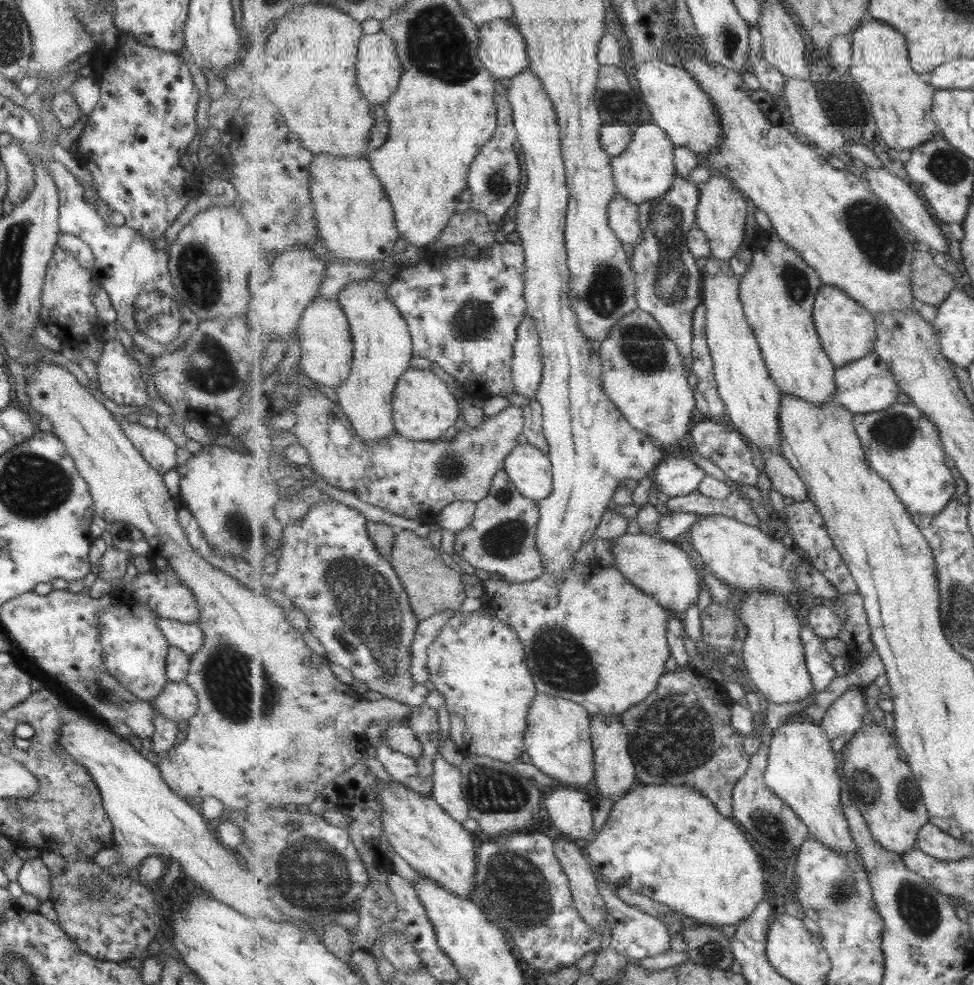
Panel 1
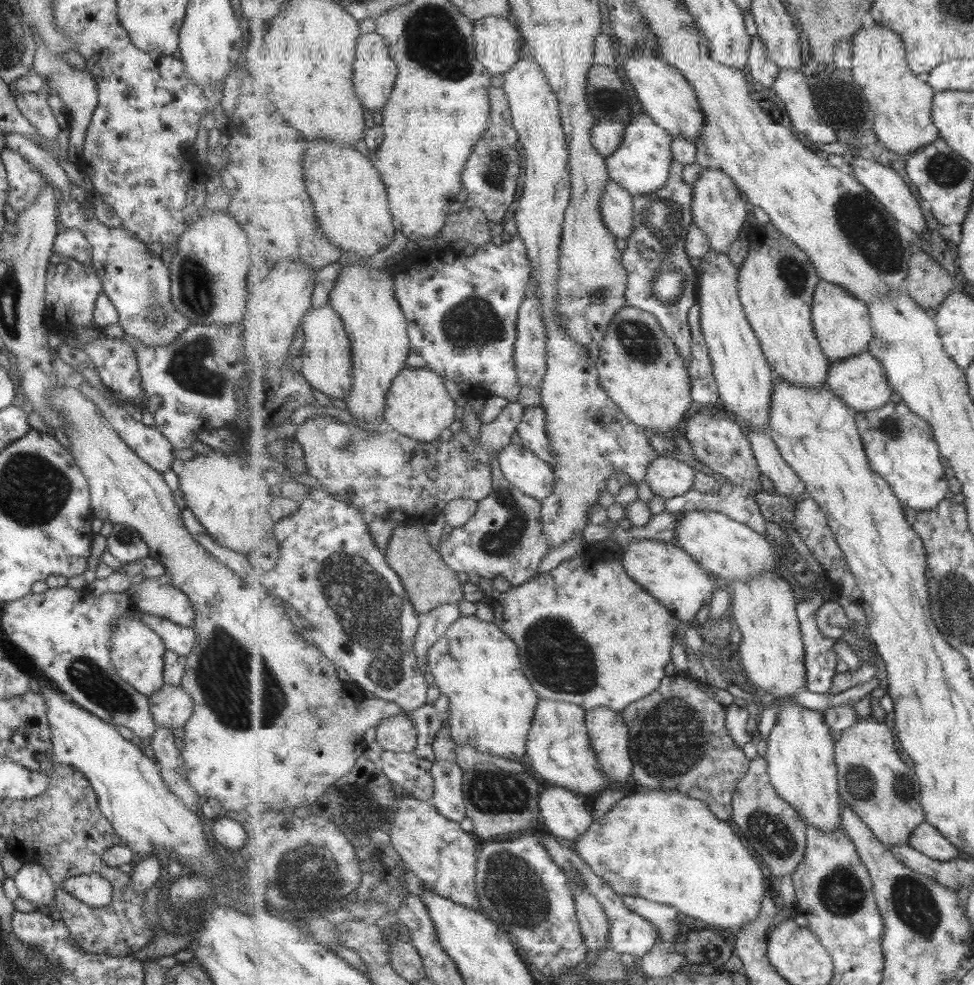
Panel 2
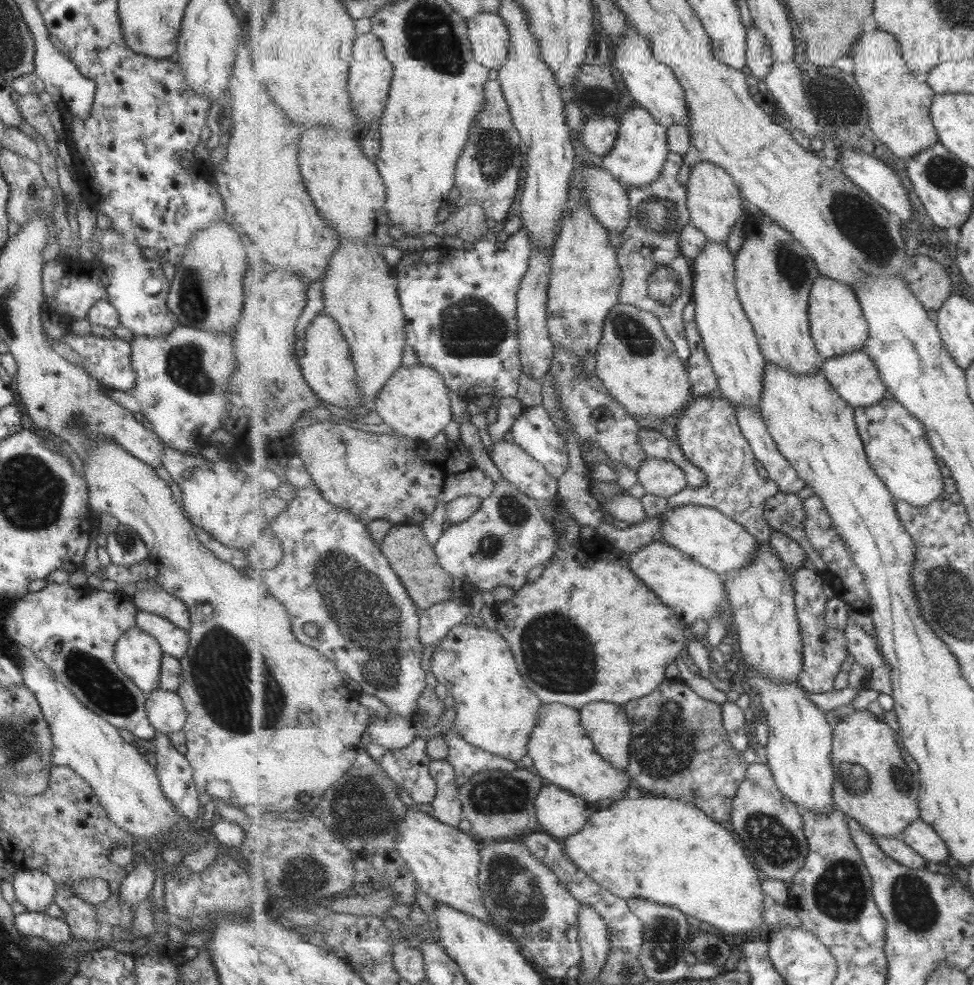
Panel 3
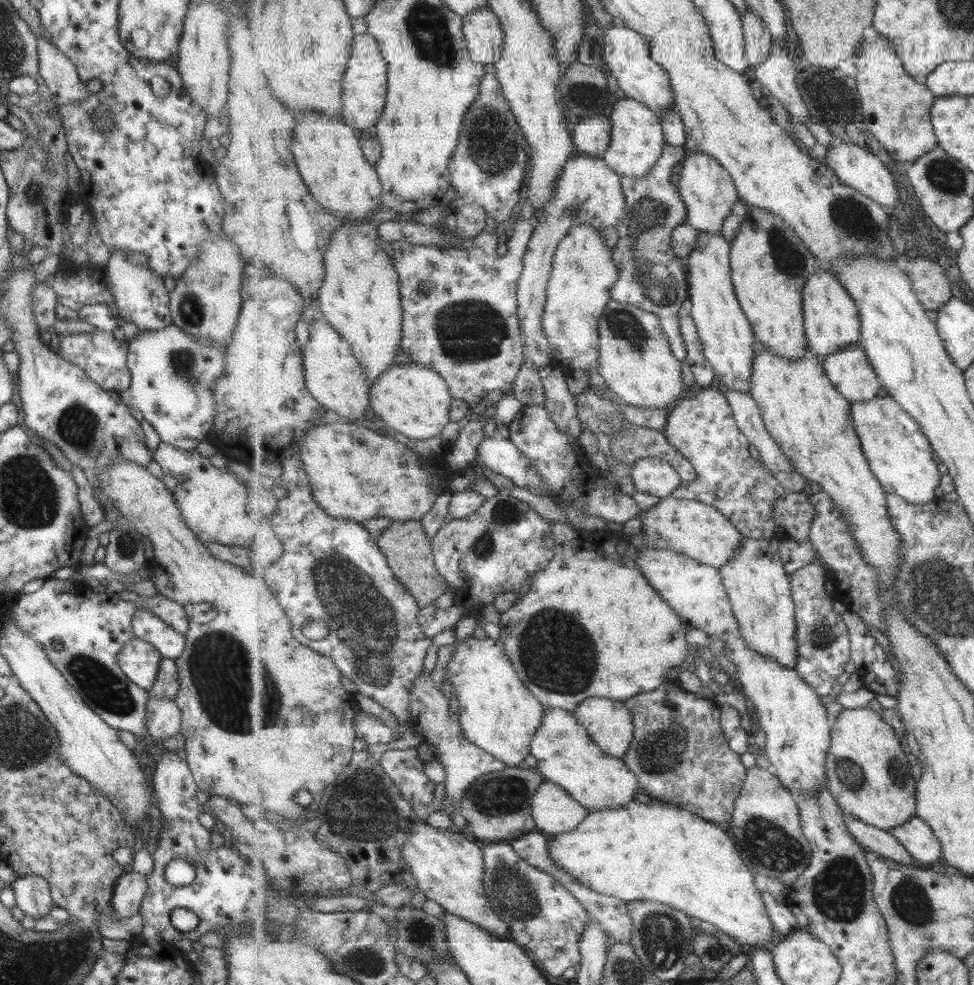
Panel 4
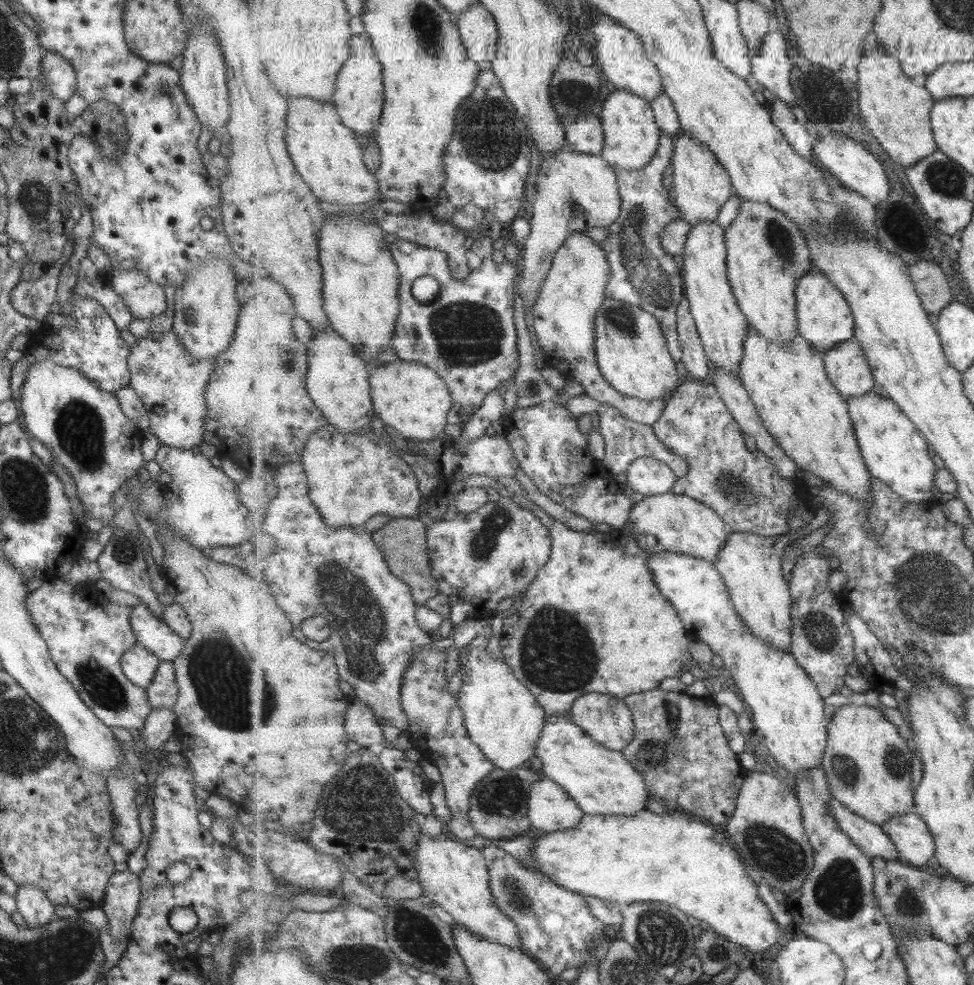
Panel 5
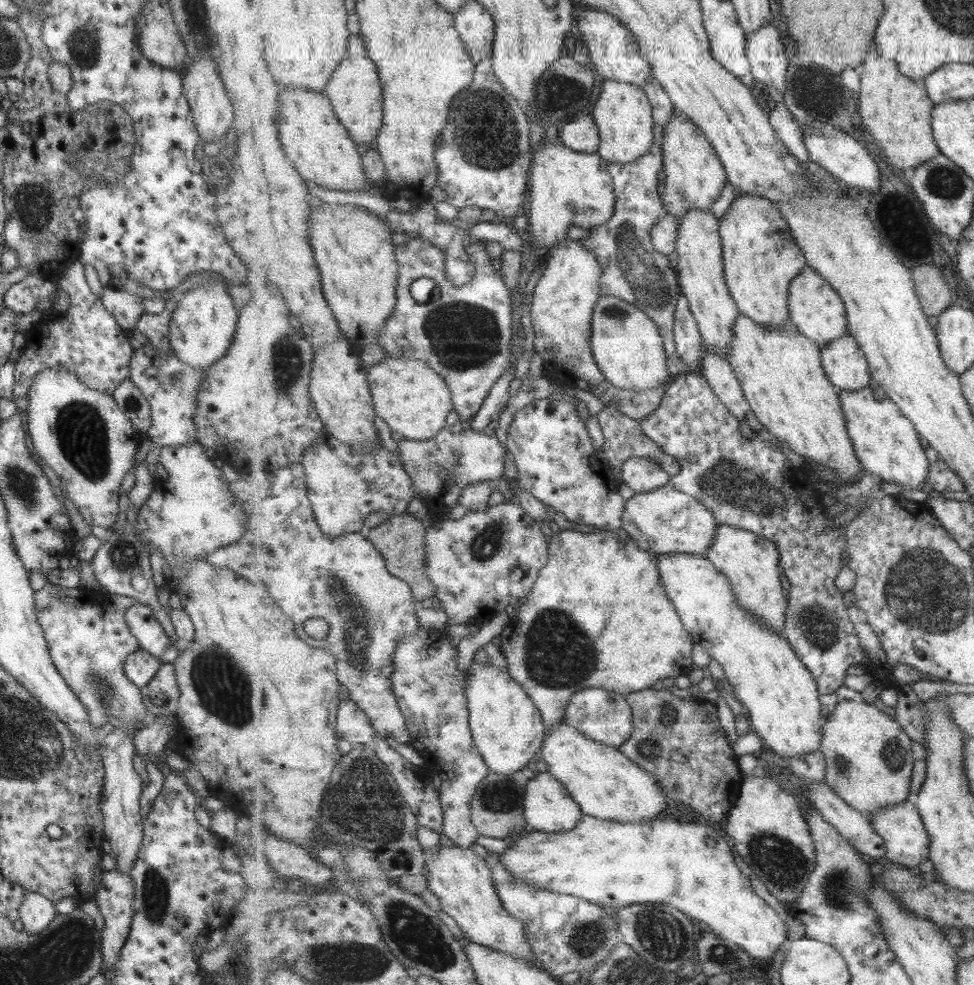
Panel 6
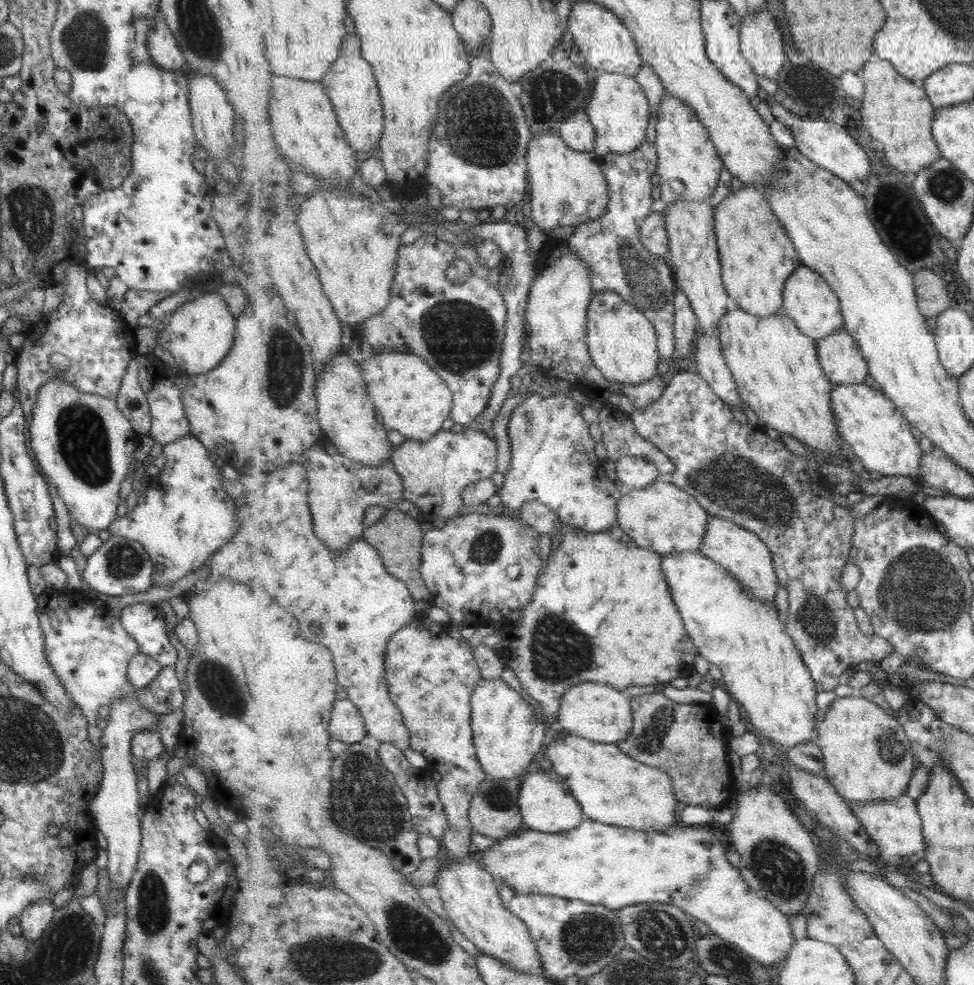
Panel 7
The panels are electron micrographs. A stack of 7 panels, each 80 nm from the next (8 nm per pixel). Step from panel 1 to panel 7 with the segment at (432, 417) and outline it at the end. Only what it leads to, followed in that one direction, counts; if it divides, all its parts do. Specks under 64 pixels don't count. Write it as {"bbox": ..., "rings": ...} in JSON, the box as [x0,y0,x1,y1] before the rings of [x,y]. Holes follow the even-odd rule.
{"bbox":[360,350,454,440],"rings":[[[401,350],[377,353],[360,362],[370,397],[382,416],[387,429],[393,429],[408,439],[429,440],[443,428],[454,408],[454,391],[426,359]]]}

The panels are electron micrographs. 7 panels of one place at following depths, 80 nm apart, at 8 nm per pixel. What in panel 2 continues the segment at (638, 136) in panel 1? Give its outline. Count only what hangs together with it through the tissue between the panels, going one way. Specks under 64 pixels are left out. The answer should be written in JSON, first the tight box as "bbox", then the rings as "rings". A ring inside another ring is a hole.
{"bbox":[607,112,674,196],"rings":[[[647,112],[638,113],[626,125],[624,139],[619,148],[607,157],[609,176],[625,187],[633,196],[639,196],[662,189],[669,180],[671,164],[674,161],[672,142],[674,136],[659,126]]]}

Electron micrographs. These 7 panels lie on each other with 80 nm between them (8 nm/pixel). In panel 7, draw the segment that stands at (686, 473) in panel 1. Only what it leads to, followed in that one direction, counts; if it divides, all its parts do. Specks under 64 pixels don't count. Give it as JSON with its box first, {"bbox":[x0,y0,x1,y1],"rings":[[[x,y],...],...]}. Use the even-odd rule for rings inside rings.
{"bbox":[615,455,667,490],"rings":[[[633,455],[619,457],[615,462],[618,481],[628,490],[648,487],[661,478],[667,478],[655,463]]]}

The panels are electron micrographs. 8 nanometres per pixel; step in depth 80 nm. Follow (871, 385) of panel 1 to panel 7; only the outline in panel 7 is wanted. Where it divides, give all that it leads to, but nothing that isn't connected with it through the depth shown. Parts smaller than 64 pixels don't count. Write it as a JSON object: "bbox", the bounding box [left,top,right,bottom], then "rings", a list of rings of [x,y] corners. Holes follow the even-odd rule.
{"bbox":[817,328,870,384],"rings":[[[845,328],[829,337],[817,339],[818,357],[823,370],[835,384],[861,384],[870,374],[859,343]]]}

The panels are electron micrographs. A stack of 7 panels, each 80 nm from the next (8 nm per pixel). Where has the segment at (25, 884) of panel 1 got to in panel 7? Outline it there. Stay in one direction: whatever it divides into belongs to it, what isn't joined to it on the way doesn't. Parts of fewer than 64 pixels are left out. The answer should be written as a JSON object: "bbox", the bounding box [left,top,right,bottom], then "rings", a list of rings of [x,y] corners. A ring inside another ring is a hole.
{"bbox":[19,900,54,941],"rings":[[[38,900],[30,904],[19,914],[21,936],[27,938],[28,941],[36,941],[42,935],[42,932],[48,927],[54,906],[51,900]]]}

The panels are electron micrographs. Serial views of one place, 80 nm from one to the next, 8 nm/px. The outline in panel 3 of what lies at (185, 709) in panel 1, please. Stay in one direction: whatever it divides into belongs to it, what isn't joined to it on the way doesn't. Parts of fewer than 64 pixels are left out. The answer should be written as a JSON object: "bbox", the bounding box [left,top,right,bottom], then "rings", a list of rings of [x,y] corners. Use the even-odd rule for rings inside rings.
{"bbox":[144,690,186,735],"rings":[[[150,690],[144,705],[147,720],[155,733],[166,735],[182,730],[186,712],[176,692]]]}

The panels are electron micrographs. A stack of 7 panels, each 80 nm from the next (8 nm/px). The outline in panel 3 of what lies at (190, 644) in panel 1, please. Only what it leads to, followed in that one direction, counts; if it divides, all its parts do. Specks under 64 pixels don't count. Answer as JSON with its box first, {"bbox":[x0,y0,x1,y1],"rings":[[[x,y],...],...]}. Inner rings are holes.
{"bbox":[134,611,189,659],"rings":[[[136,611],[134,626],[153,638],[163,655],[178,659],[185,654],[189,642],[188,631],[173,626],[171,621],[147,611]]]}

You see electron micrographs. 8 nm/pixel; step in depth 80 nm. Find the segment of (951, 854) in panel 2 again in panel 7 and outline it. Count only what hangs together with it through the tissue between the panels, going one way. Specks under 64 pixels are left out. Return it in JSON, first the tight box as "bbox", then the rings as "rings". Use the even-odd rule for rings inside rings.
{"bbox":[847,794,927,874],"rings":[[[905,794],[884,801],[867,801],[864,804],[847,801],[853,814],[861,821],[869,836],[879,845],[880,857],[893,869],[908,874],[919,860],[925,859],[927,841],[923,834],[922,815],[919,814],[916,799]]]}

